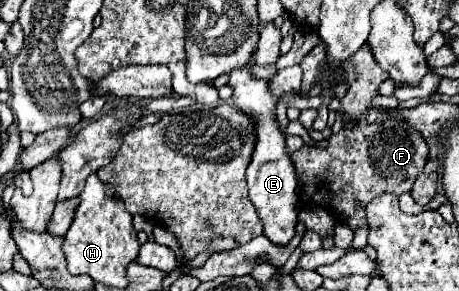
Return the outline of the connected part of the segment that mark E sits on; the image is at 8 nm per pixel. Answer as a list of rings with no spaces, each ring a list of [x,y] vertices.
[[[248,67],[230,71],[230,87],[234,89],[232,101],[238,109],[248,113],[256,123],[256,149],[252,155],[252,163],[248,167],[248,189],[250,189],[250,201],[256,207],[258,217],[264,223],[264,235],[280,247],[286,247],[290,239],[296,235],[296,223],[298,223],[298,181],[294,165],[286,153],[286,137],[282,135],[278,121],[276,121],[276,97],[268,89],[268,81],[254,79],[248,73]]]

